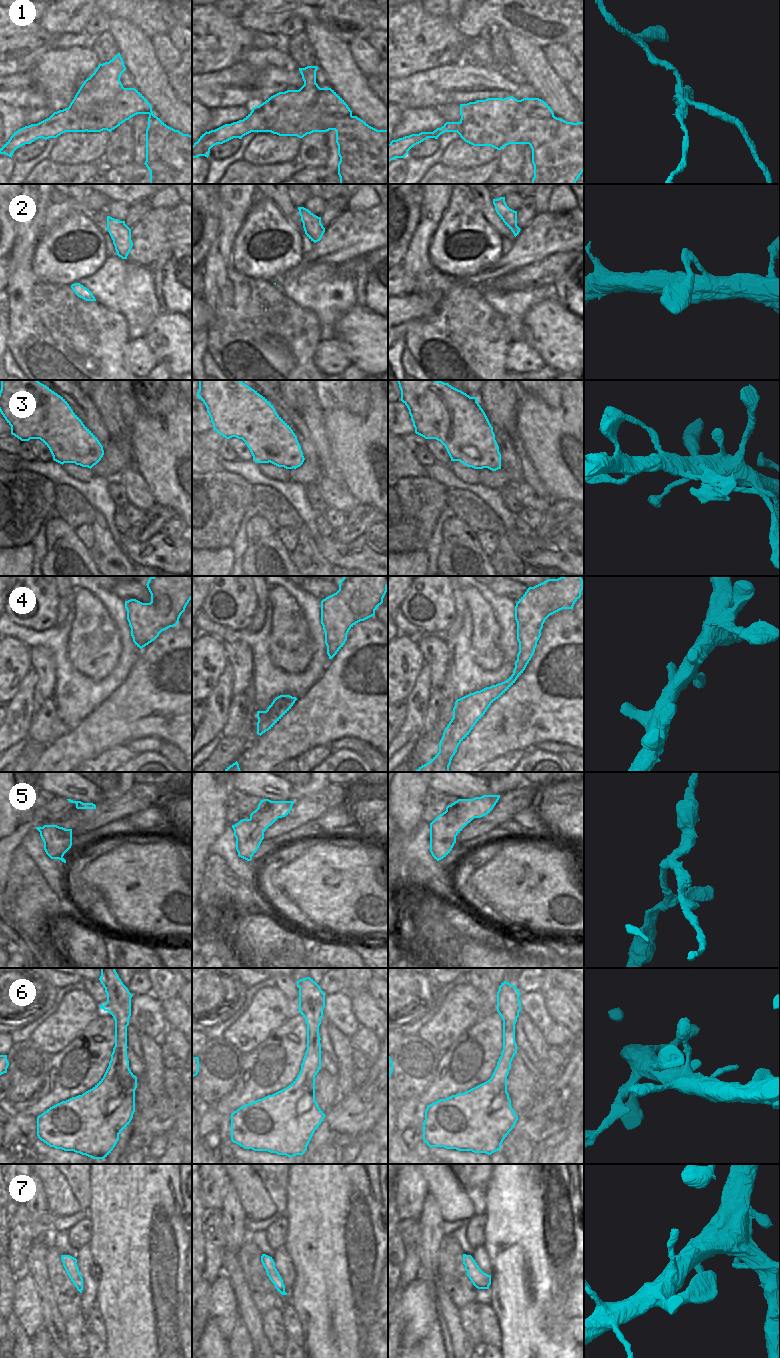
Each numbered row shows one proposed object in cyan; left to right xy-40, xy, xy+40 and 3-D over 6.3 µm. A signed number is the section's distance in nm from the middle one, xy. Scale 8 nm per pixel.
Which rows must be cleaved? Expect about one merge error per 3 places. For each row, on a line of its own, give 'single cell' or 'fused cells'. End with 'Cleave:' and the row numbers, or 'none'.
1: fused cells
2: single cell
3: fused cells
4: single cell
5: fused cells
6: single cell
7: fused cells
Cleave: 1, 3, 5, 7

